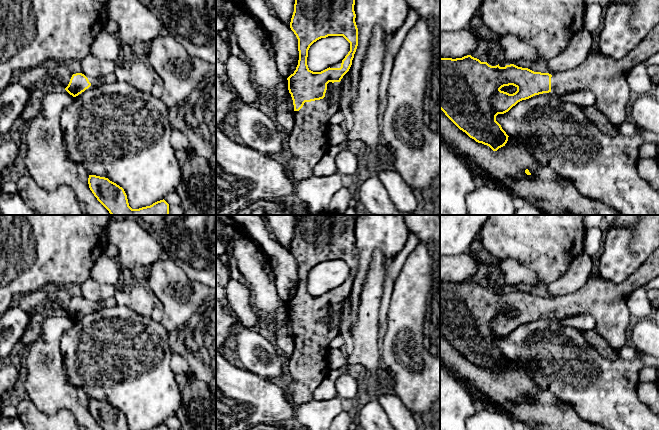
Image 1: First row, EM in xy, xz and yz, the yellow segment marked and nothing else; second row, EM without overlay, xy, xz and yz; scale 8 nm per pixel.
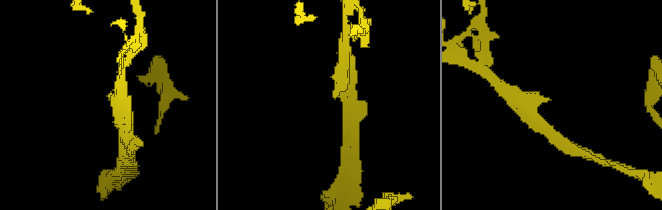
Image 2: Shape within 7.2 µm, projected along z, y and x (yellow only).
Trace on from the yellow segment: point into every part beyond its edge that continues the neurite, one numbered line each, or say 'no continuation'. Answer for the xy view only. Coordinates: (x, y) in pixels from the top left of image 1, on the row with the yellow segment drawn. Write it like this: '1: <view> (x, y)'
1: xy (94, 82)

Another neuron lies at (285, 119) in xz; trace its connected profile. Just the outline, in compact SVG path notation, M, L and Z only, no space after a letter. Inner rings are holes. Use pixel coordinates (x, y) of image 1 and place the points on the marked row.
M274 110L271 114L281 130L290 134L294 127L294 111Z

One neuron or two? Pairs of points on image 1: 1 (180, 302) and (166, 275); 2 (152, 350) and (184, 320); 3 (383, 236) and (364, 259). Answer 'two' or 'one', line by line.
1: one
2: two
3: one

